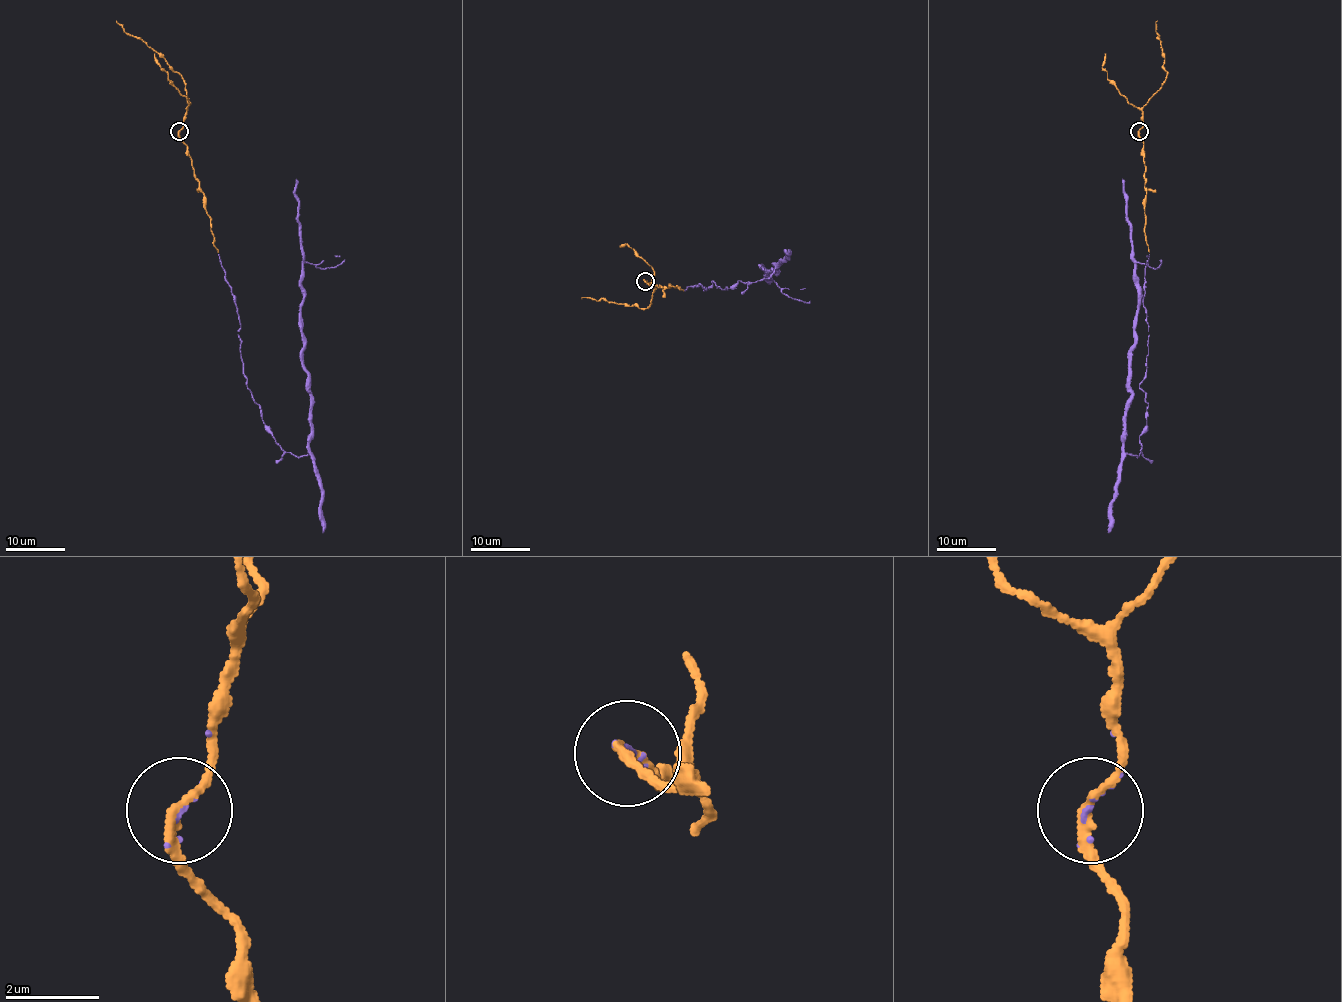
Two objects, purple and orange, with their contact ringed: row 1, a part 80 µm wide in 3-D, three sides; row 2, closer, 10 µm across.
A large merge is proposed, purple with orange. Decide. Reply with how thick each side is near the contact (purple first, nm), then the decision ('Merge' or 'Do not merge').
Thickness 70 nm (purple) against 200 nm. Merge

